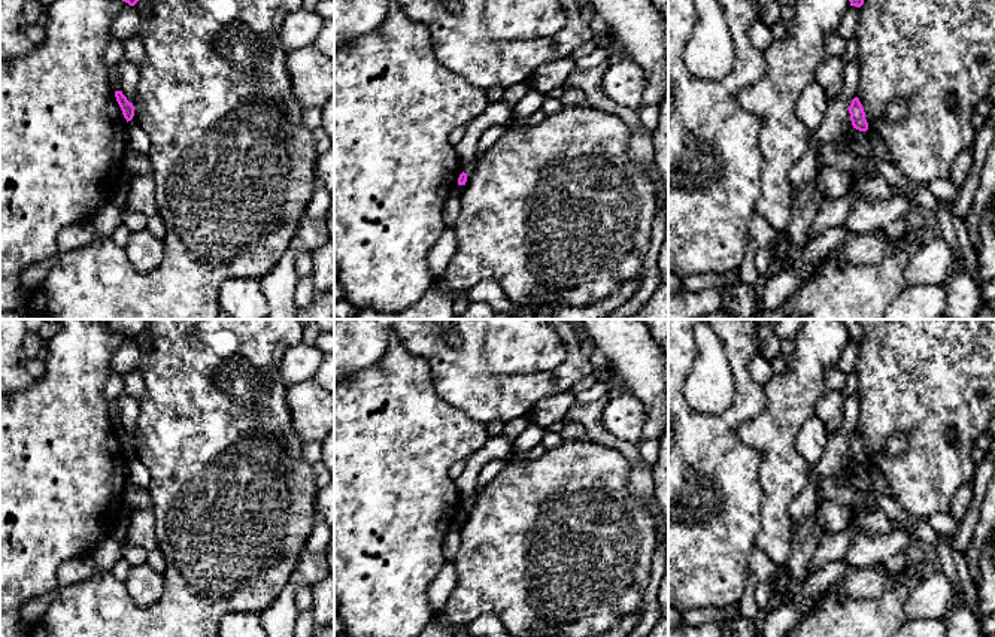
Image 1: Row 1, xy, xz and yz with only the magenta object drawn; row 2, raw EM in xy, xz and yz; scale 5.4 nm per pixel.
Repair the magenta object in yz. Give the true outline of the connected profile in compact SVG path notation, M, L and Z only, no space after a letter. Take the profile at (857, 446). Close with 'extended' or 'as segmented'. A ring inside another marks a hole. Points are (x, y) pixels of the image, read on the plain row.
M855 431L849 440L849 448L850 448L850 455L853 462L859 465L867 465L868 464L868 456L865 454L865 446L864 442L859 436L858 431Z | as segmented

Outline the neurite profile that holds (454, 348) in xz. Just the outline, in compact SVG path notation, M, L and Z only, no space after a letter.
M392 319L391 328L410 354L430 363L437 395L476 422L486 425L491 421L506 424L516 418L528 416L539 401L567 392L577 380L595 373L589 355L580 349L579 325L567 319L547 321L564 342L567 355L552 370L522 374L491 374L483 370L482 355L488 319Z

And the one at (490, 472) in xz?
M497 459L497 461L486 464L480 470L474 495L470 500L464 501L464 504L462 504L467 509L467 513L470 510L470 507L476 503L476 498L480 494L480 491L489 482L492 482L506 465L507 465L507 459Z

